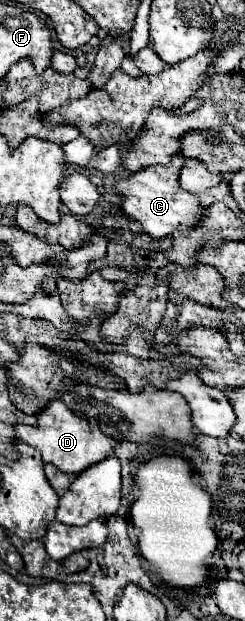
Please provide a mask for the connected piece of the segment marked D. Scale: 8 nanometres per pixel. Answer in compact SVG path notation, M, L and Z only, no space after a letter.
M62 400L50 402L48 408L44 408L38 414L38 426L16 426L16 436L20 442L36 448L42 454L44 462L50 462L58 470L68 472L68 474L80 474L88 466L102 462L114 452L118 444L114 438L108 438L96 428L90 428L88 422L84 422L84 418L72 414L72 410L64 406Z

